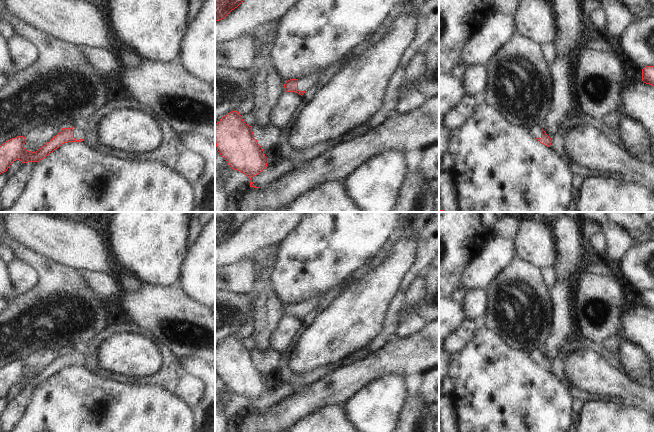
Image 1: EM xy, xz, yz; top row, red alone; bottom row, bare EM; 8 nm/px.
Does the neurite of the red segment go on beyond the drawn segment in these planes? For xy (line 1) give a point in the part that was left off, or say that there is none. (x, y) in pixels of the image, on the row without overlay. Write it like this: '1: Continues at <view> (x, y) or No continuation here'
1: Continues at xy (79, 357).

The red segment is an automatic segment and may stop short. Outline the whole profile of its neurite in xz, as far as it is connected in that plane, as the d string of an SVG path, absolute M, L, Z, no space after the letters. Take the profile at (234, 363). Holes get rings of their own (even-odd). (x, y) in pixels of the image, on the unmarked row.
M231 335L215 347L215 368L217 375L227 385L228 389L232 393L244 397L249 402L250 411L260 412L253 408L251 402L266 393L268 382L254 362L252 350L243 345L238 335Z

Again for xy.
M74 348L72 352L62 352L56 360L37 373L36 376L27 375L24 372L26 367L25 361L17 360L12 362L0 370L0 398L6 396L15 384L20 384L22 387L39 386L62 368L82 366L85 361L86 355L83 352L83 348Z

